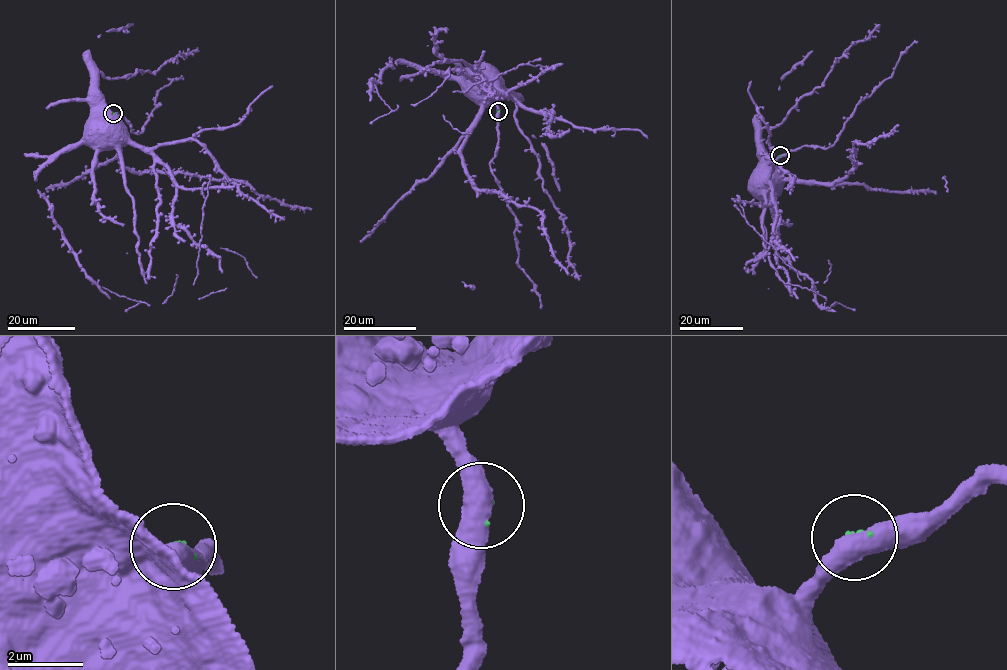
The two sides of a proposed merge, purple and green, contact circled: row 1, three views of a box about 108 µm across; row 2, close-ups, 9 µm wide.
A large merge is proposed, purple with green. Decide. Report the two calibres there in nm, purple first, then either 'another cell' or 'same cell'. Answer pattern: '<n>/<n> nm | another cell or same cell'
500/120 nm | another cell

